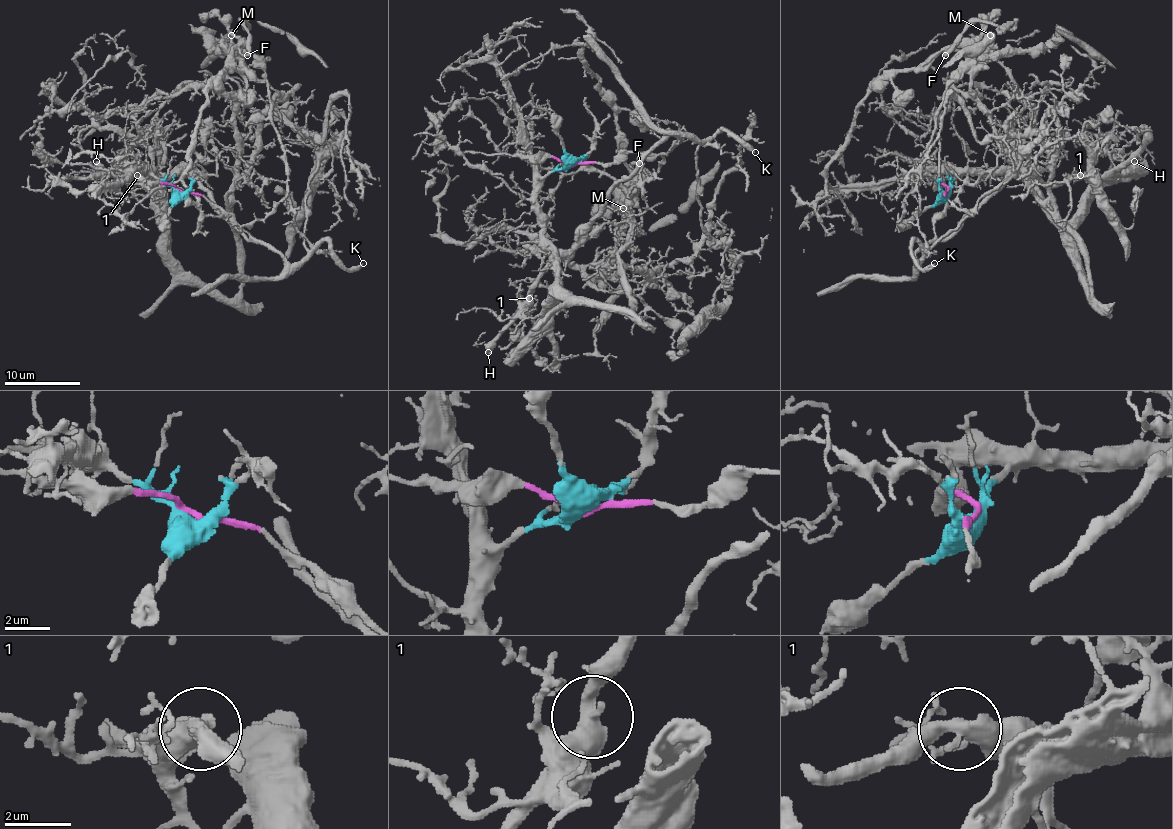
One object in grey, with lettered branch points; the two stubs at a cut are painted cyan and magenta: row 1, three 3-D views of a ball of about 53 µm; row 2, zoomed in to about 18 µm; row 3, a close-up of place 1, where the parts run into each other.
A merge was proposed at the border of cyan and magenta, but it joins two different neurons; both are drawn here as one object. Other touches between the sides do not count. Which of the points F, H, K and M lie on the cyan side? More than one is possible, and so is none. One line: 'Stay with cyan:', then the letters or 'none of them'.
Stay with cyan: F, M

